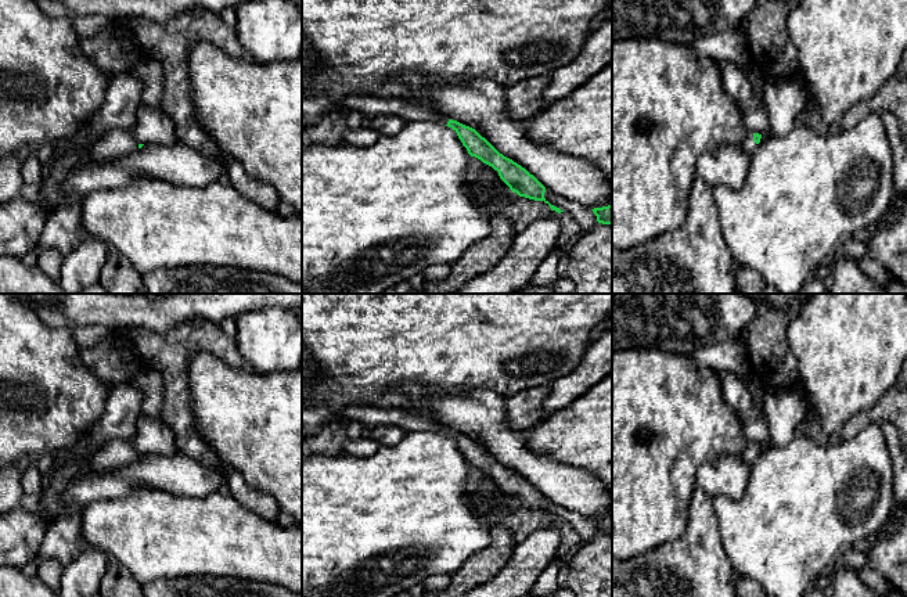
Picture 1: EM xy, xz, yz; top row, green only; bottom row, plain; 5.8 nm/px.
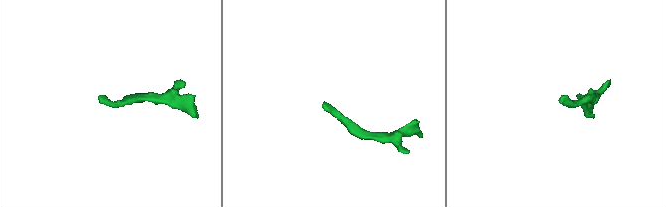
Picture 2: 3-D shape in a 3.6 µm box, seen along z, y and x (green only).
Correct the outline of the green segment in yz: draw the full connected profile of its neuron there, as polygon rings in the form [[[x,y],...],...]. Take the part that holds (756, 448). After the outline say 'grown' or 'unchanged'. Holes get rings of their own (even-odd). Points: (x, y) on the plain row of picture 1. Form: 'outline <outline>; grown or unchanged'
outline [[[748,442],[746,447],[739,456],[748,465],[752,465],[757,454],[760,453],[760,449],[762,449],[762,445]]]; grown

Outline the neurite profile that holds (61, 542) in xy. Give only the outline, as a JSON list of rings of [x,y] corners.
[[[66,507],[50,524],[35,560],[54,558],[66,565],[80,554],[94,551],[94,547],[79,542],[82,535],[80,525],[80,510]]]

